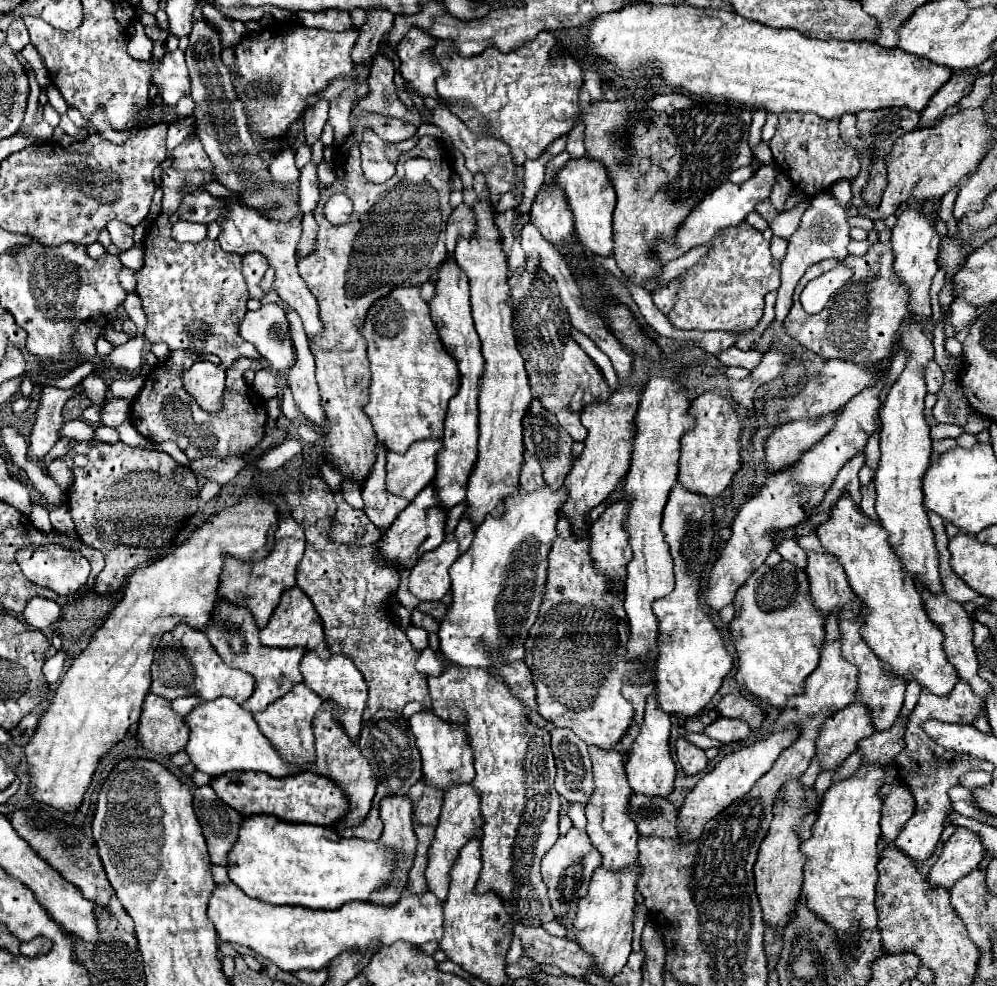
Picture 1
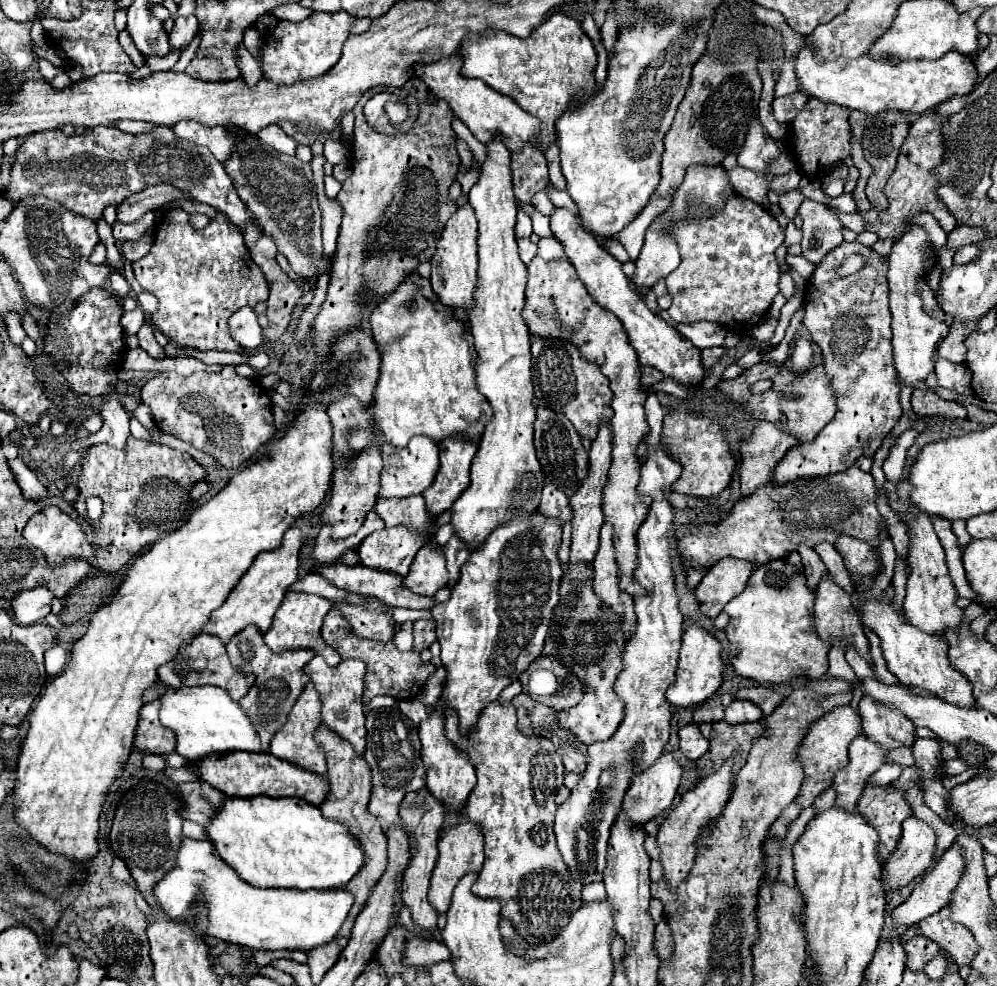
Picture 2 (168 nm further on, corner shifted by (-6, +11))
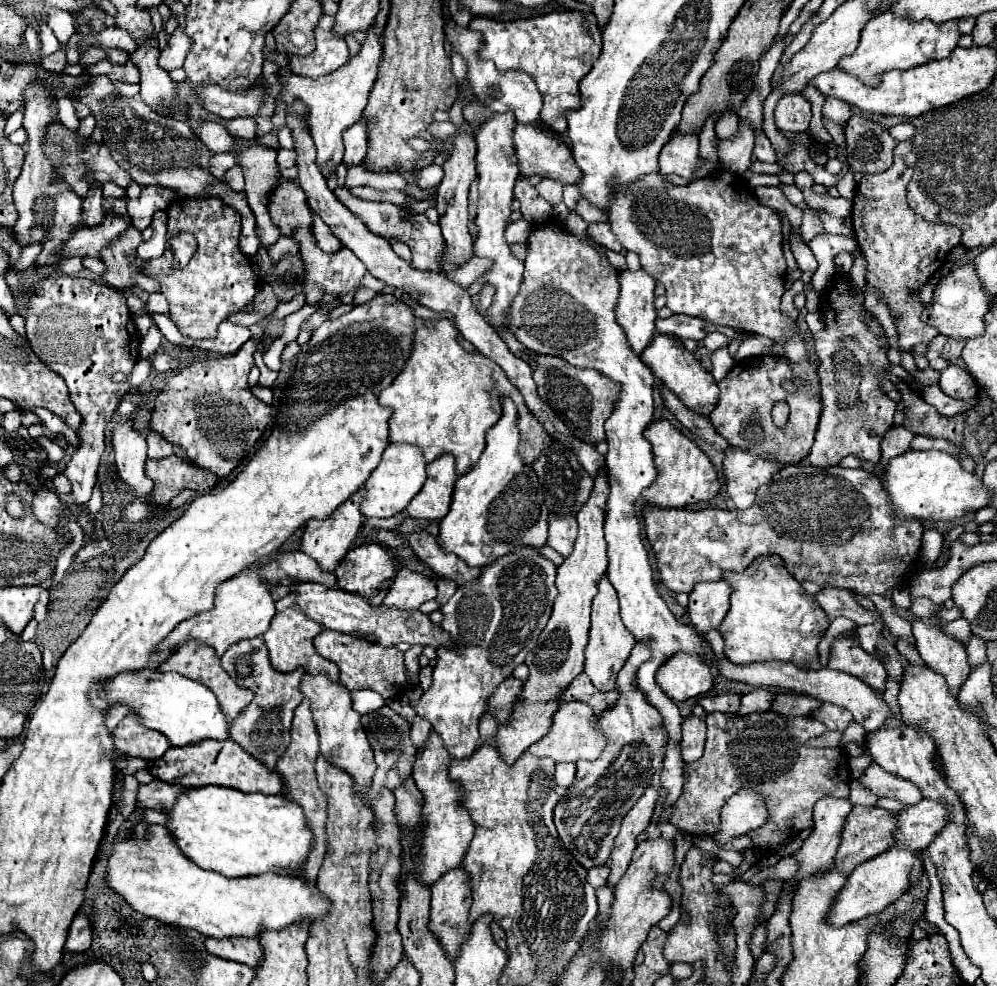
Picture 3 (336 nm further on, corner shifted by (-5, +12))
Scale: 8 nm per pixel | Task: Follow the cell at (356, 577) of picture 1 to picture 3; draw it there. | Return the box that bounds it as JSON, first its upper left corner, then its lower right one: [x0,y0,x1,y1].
[314,629,408,699]

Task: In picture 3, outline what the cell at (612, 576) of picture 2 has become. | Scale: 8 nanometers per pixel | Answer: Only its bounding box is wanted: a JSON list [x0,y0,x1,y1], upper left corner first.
[584,577,636,691]

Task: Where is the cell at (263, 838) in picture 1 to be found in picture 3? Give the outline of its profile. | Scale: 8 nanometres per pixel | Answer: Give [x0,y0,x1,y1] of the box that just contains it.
[164,785,312,877]

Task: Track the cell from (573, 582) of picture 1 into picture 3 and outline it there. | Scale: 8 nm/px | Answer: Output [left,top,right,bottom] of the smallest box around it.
[528,701,606,763]

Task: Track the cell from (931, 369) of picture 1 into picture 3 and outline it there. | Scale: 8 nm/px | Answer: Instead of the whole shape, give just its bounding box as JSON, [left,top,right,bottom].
[938,365,978,403]

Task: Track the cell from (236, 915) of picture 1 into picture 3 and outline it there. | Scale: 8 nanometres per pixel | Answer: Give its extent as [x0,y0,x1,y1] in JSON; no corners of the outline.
[104,825,330,939]

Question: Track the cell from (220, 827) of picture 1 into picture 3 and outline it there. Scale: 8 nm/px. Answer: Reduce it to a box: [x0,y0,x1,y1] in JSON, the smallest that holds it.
[136,779,186,811]

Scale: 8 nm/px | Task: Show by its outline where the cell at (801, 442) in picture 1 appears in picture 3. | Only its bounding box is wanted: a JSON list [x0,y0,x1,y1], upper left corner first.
[724,447,778,509]

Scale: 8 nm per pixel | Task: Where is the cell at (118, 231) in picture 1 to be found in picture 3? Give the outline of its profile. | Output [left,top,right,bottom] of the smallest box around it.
[128,185,176,231]

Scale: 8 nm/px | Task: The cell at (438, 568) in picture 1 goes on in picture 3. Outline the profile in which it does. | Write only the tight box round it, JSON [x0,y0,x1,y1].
[382,569,436,611]

